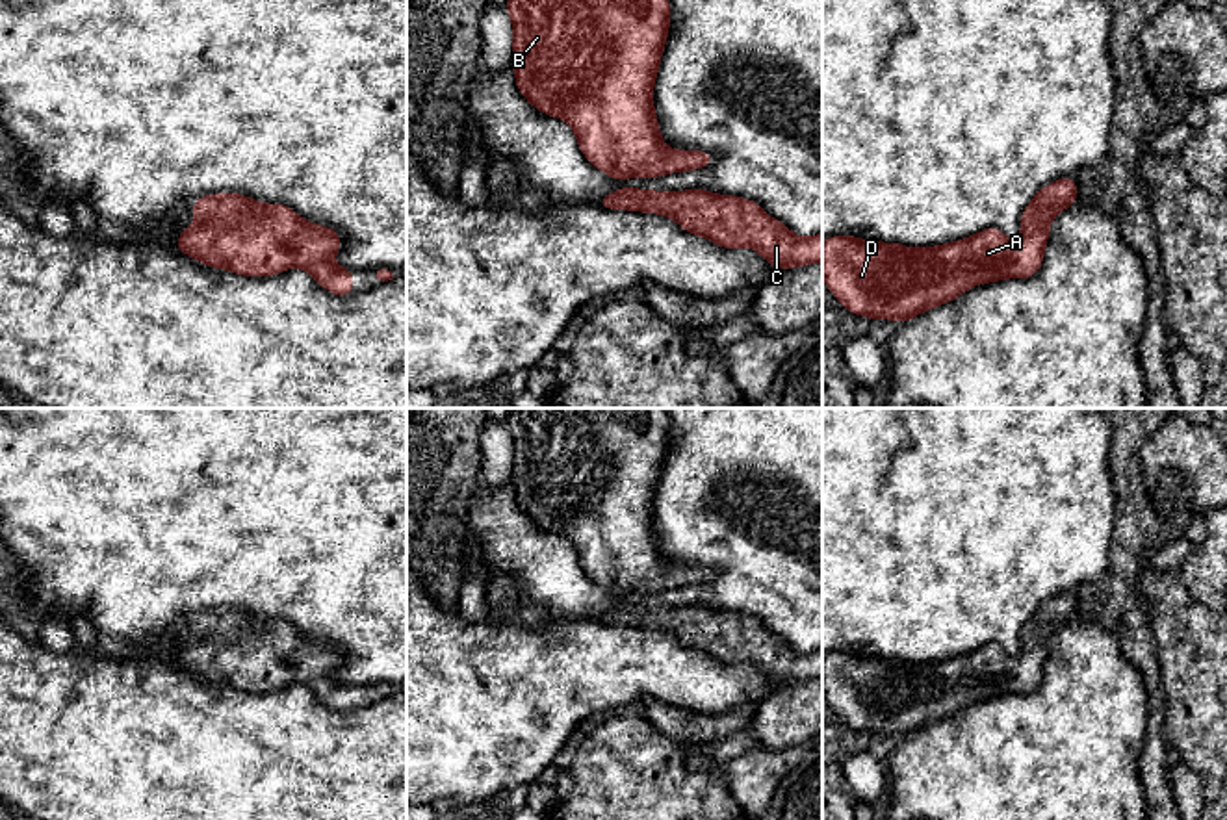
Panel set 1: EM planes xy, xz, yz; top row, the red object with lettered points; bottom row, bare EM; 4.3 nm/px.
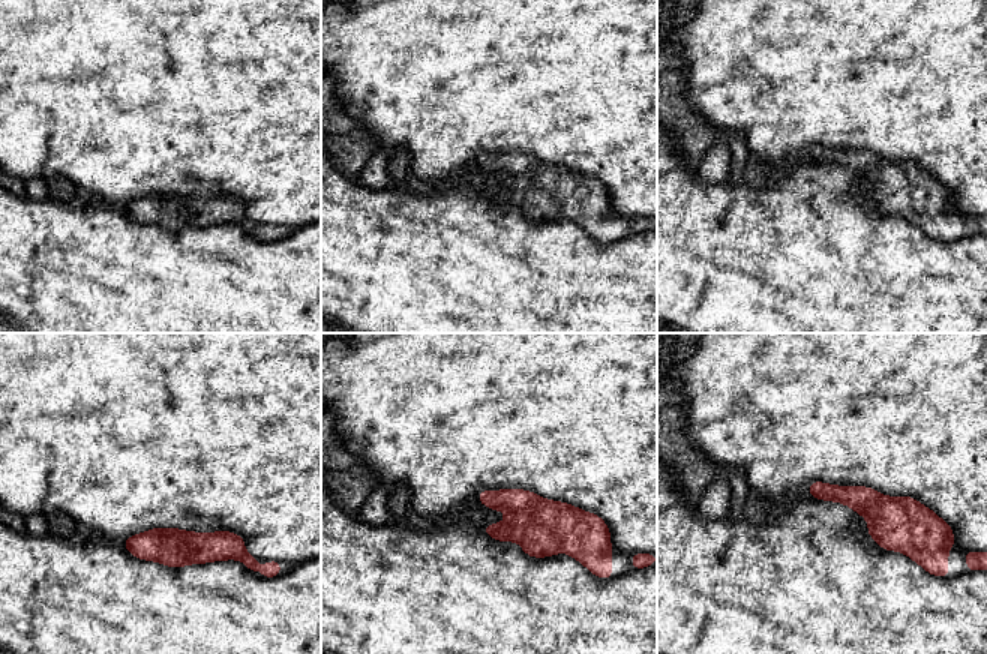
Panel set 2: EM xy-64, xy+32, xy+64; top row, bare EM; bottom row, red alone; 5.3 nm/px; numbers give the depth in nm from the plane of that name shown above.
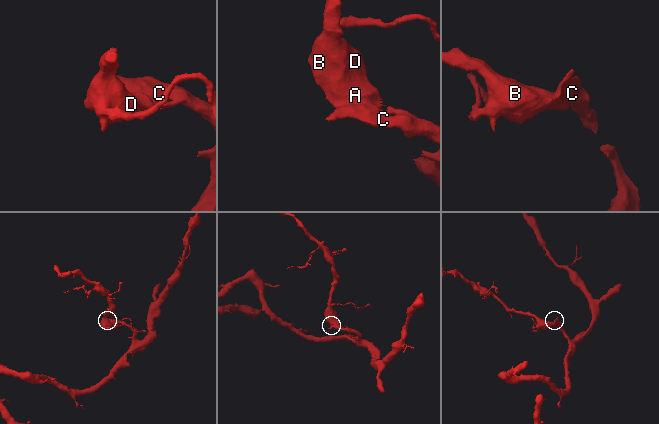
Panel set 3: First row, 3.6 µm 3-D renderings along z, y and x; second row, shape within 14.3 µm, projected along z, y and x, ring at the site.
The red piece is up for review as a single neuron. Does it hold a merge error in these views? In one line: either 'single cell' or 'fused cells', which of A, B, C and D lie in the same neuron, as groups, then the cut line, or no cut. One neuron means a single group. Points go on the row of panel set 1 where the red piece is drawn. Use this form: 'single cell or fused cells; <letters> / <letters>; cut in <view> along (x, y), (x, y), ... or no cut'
single cell; A B C D; no cut

